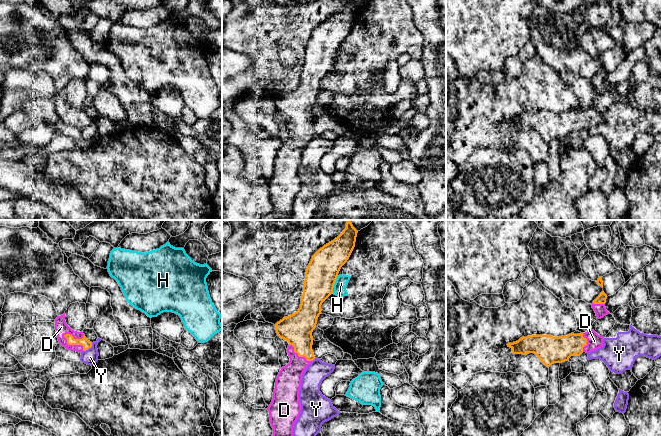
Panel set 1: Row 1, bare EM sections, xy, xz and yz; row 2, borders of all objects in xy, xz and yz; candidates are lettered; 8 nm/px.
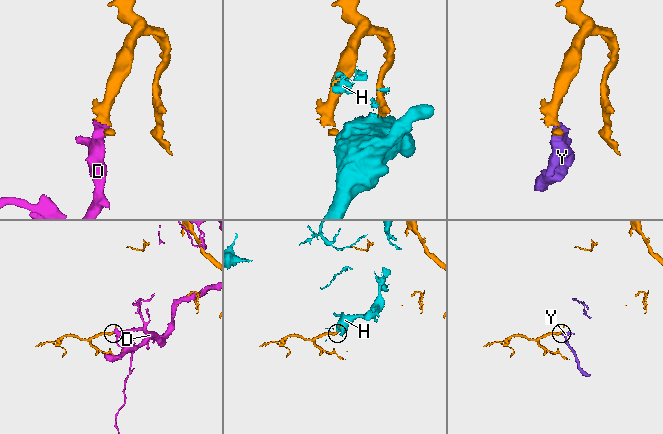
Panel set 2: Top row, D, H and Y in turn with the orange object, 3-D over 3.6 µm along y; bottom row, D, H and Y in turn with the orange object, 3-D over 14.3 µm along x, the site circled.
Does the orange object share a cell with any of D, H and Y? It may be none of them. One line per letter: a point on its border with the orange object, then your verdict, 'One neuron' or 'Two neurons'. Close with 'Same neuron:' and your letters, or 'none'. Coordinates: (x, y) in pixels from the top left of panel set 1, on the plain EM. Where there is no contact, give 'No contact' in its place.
D: Touches orange at xy (73, 120). One neuron
H: Touches orange at xz (335, 57). Two neurons
Y: Touches orange at xy (88, 124). Two neurons
Same neuron: D

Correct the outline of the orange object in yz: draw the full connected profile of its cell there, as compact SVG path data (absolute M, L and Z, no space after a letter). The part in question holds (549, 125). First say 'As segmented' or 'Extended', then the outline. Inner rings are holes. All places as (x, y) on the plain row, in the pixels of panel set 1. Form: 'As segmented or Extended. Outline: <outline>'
Extended. Outline: M589 106L585 109L574 110L567 112L553 113L551 111L532 111L522 113L518 117L508 119L508 123L512 125L513 130L527 131L534 129L540 137L548 144L554 139L562 139L568 137L571 132L580 132L583 128L590 129L603 123L604 113L598 111L594 106Z

